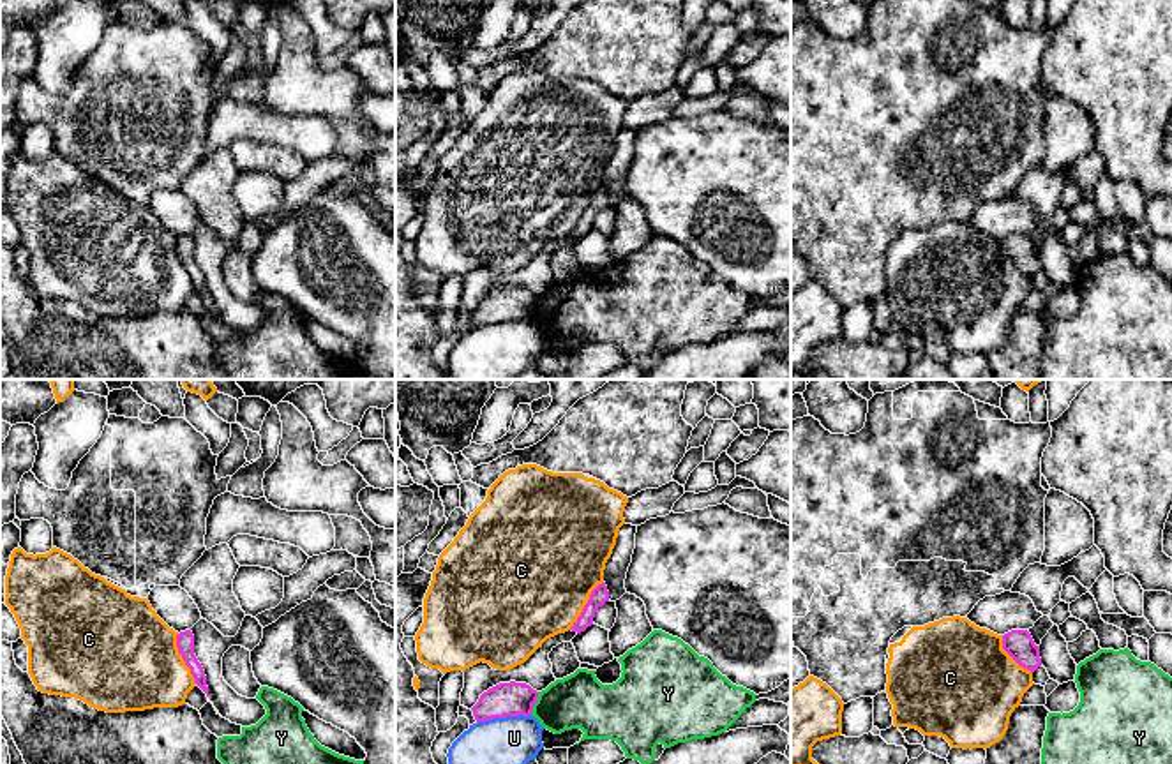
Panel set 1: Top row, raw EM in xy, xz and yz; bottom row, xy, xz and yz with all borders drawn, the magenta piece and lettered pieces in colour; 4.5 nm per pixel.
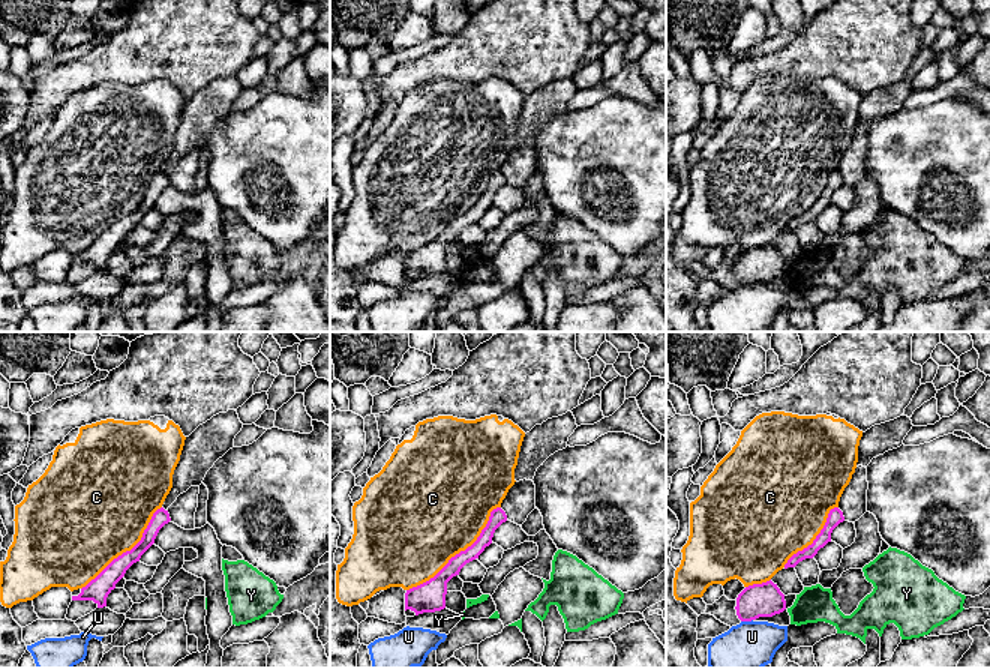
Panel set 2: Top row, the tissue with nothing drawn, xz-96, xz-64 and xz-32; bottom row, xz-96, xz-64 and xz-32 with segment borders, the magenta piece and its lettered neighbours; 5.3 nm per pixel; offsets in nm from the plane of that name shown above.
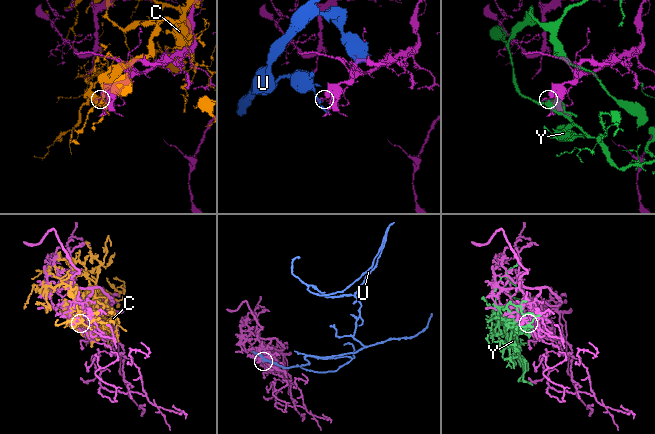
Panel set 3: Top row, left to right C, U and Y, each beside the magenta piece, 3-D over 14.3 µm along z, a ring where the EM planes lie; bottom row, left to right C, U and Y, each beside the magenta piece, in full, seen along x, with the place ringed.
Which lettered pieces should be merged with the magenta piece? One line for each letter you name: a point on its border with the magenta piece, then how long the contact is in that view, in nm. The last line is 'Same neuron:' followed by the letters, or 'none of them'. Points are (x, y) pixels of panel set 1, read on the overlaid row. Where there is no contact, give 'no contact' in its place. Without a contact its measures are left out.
Same neuron: none of them

